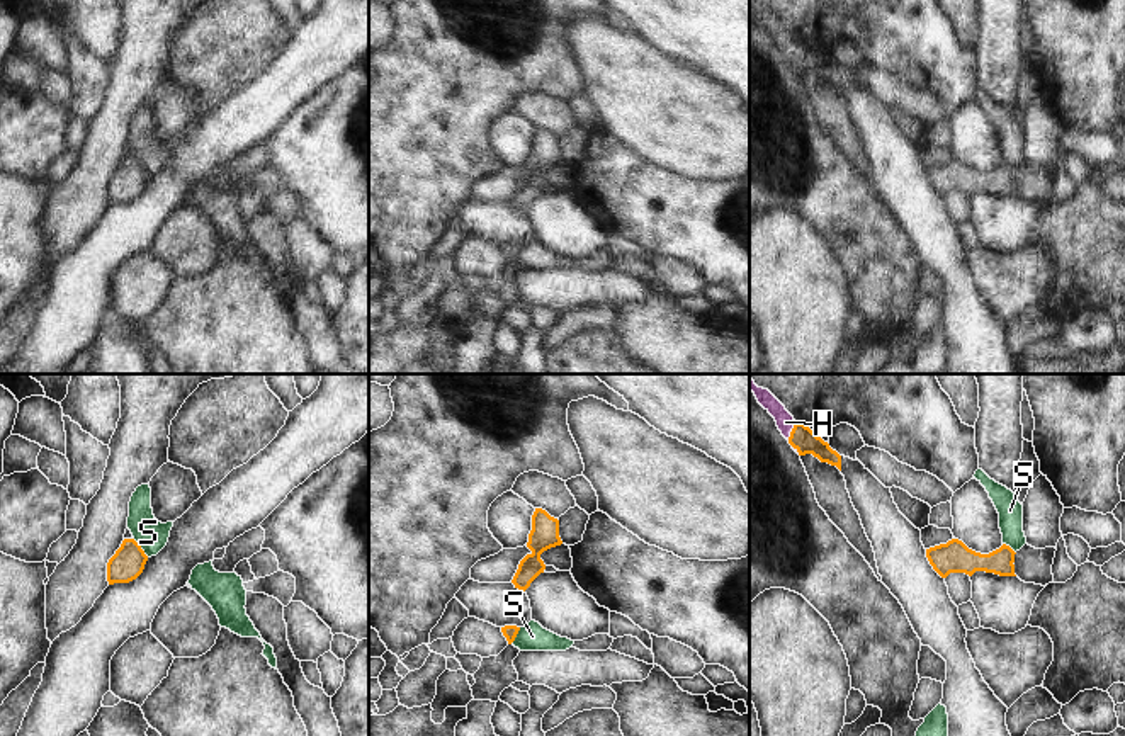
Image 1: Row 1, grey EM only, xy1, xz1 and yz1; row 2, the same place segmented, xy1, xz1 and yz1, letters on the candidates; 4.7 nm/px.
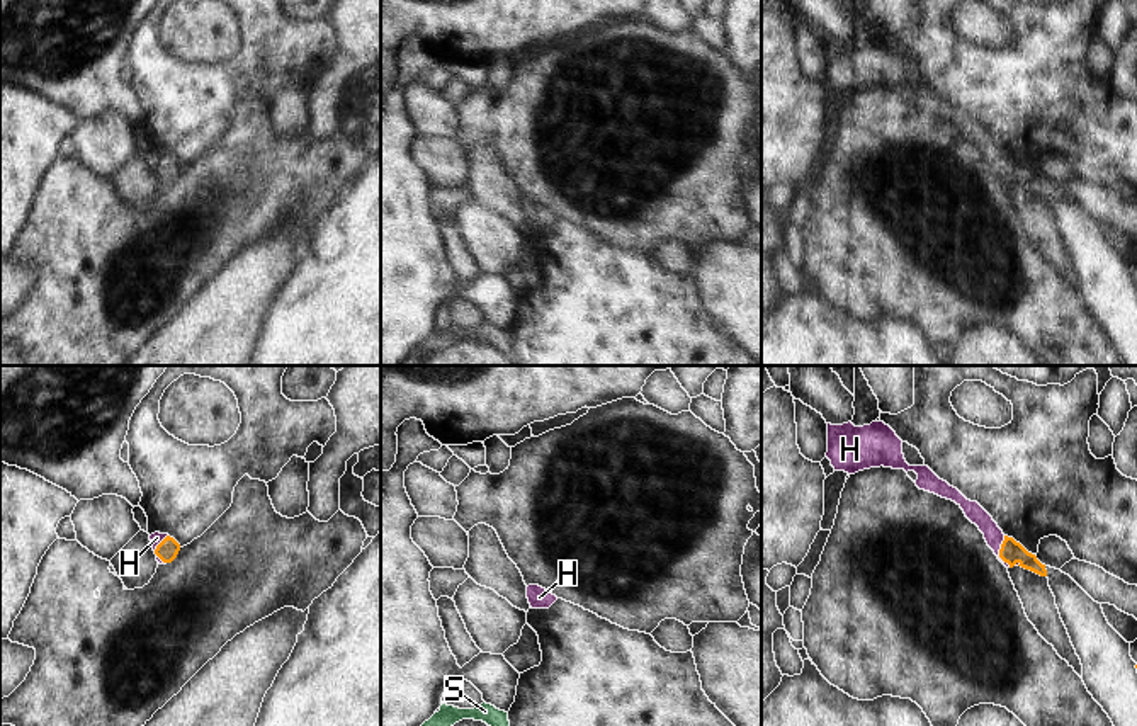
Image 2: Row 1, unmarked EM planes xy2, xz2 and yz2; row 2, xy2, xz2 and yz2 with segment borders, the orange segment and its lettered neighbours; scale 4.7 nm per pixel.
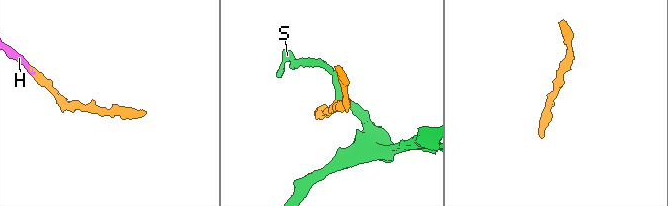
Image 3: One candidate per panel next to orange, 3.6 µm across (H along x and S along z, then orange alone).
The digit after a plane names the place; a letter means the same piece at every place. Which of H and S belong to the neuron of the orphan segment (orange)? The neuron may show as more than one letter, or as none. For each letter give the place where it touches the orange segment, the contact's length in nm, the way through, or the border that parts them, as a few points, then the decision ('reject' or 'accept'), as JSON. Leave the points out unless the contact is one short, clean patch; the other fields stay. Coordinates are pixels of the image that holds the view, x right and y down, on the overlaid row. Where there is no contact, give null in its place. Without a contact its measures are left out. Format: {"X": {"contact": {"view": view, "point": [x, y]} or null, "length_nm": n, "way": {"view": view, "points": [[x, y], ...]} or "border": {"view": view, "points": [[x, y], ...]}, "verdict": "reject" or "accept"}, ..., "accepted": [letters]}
{"H": {"contact": {"view": "yz2", "point": [1000, 551]}, "length_nm": 160, "way": {"view": "yz2", "points": [[1012, 551], [1000, 551], [1000, 543], [974, 512]]}, "verdict": "accept"}, "S": {"contact": {"view": "xy1", "point": [140, 548]}, "length_nm": 120, "border": {"view": "xy1", "points": [[133, 539], [148, 556]]}, "verdict": "reject"}, "accepted": ["H"]}

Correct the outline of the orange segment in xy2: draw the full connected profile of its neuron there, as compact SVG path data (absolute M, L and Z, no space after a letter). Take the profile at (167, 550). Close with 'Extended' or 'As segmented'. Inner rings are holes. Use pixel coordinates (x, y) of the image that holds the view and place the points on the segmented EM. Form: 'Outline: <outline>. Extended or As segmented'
Outline: M155 532L150 541L160 564L172 563L180 551L180 544L168 534Z. Extended

